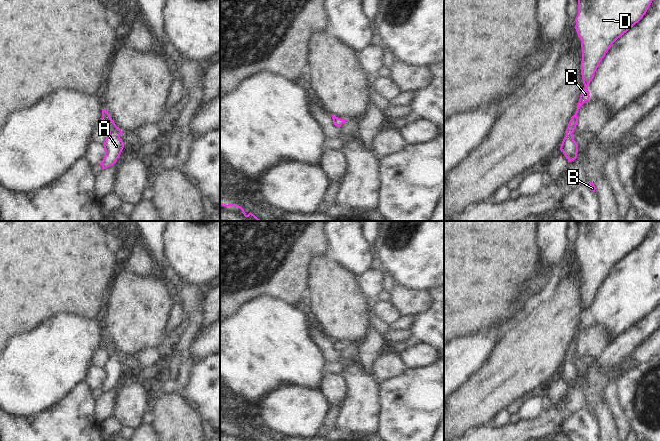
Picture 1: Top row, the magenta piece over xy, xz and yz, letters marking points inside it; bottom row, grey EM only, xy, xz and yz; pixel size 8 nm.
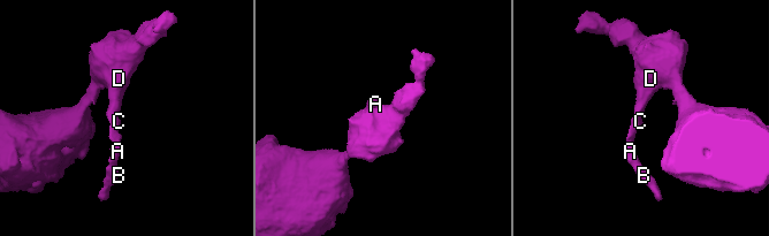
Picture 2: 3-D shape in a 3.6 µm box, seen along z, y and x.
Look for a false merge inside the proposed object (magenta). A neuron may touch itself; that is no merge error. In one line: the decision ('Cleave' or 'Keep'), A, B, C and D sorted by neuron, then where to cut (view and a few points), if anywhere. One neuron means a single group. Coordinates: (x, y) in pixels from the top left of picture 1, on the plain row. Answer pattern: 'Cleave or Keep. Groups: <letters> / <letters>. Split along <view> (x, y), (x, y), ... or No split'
Keep. Groups: A B C D. No split.

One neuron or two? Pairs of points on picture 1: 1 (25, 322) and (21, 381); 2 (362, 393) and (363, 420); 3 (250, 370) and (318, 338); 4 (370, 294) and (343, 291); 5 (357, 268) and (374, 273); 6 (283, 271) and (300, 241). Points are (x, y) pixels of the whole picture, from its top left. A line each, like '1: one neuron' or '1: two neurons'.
1: two neurons
2: one neuron
3: two neurons
4: two neurons
5: two neurons
6: one neuron

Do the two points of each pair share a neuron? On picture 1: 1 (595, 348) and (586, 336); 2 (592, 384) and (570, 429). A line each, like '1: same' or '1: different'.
1: same
2: different

